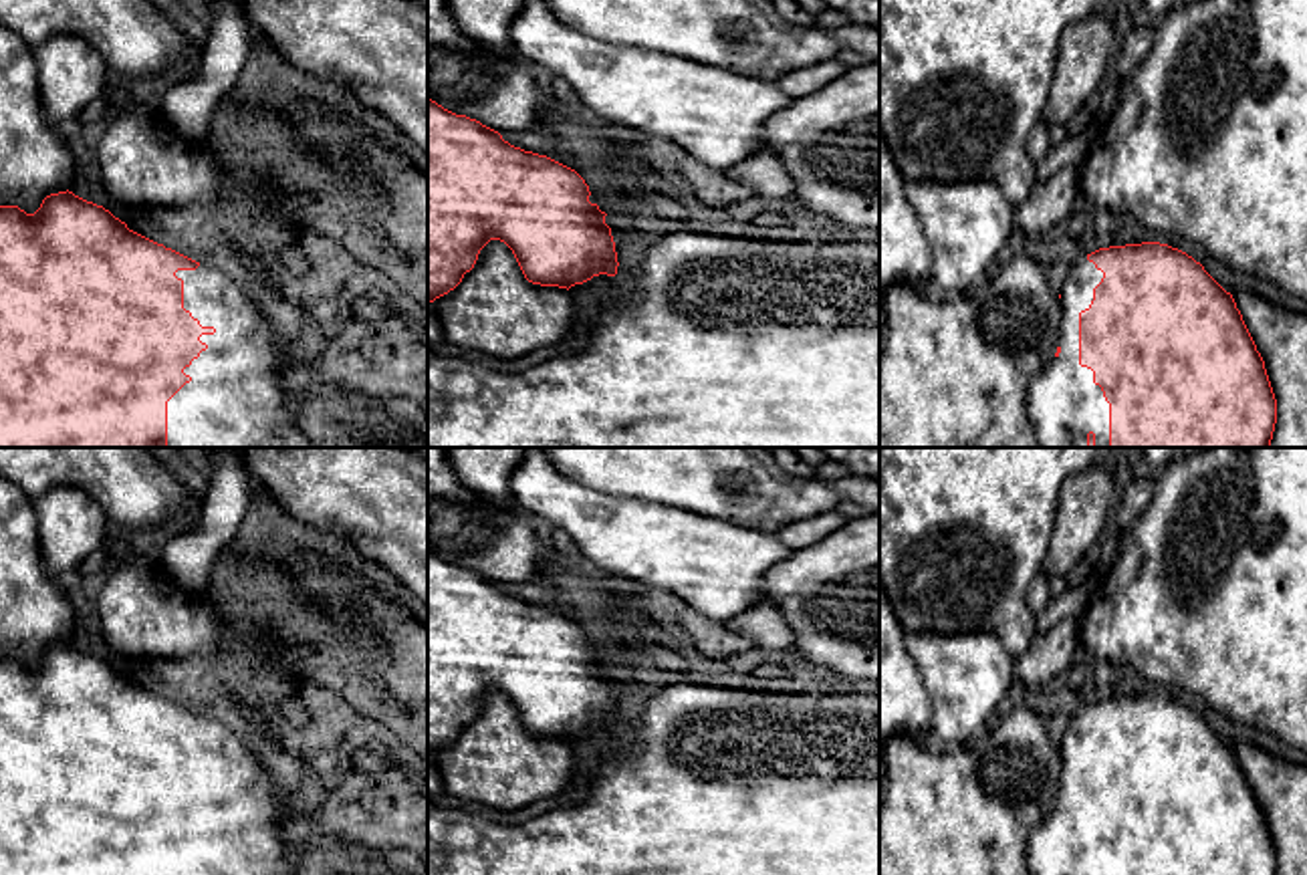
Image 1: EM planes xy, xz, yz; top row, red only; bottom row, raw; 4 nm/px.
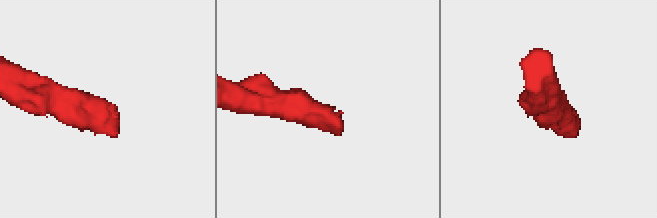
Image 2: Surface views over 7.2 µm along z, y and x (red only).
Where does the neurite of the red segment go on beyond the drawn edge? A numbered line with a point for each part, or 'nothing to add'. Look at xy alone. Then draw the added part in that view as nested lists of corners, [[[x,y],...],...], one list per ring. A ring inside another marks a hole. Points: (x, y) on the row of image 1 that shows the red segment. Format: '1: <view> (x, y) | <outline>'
1: xy (236, 394) | [[[200,264],[196,270],[177,270],[175,276],[184,280],[184,308],[216,333],[200,337],[208,349],[184,369],[192,381],[167,401],[167,448],[313,448],[284,409],[286,371],[294,361],[284,351],[284,339],[299,335],[278,329],[252,300],[248,284],[216,266]]]

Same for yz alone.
1: yz (1063, 404) | [[[1087,256],[1079,258],[1061,286],[1061,353],[1029,383],[1027,413],[1041,448],[1109,448],[1109,403],[1093,371],[1079,365],[1079,312],[1089,308],[1103,272]]]

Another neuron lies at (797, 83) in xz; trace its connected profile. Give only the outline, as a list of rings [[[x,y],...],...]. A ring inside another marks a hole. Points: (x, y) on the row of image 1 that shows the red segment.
[[[831,58],[827,62],[803,69],[803,71],[793,71],[781,79],[775,81],[775,85],[791,95],[793,99],[801,99],[805,95],[811,95],[825,85],[833,83],[841,75],[845,75],[849,67],[841,65],[837,58]]]

